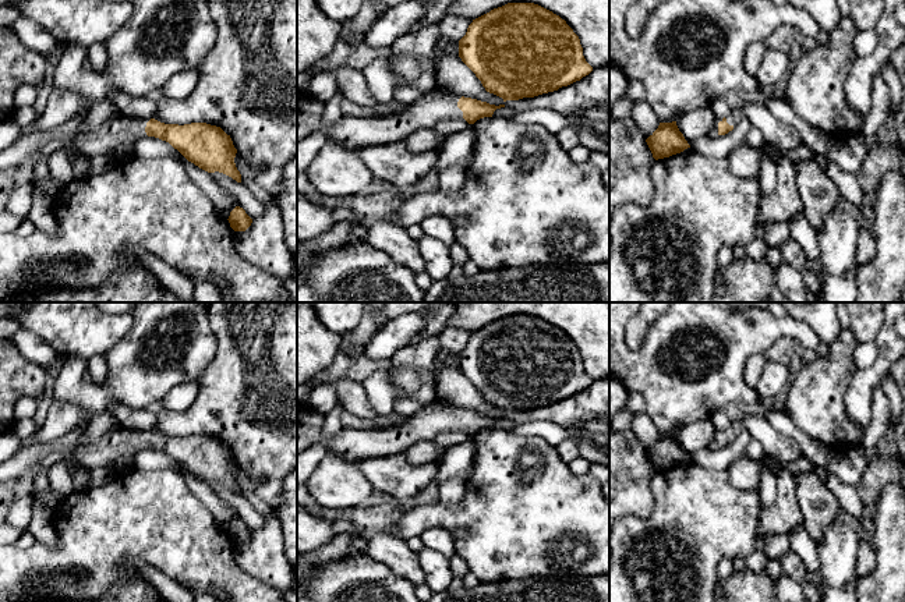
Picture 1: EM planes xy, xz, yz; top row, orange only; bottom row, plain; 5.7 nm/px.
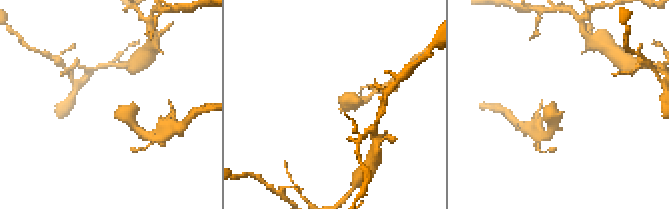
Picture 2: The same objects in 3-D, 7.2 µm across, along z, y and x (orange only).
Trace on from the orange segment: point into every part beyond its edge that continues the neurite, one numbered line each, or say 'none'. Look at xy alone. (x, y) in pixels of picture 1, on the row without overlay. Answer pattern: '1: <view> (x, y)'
1: xy (122, 442)

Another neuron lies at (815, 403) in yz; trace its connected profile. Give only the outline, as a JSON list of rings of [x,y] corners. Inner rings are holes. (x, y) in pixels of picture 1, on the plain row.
[[[841,329],[832,344],[821,348],[821,354],[816,360],[803,364],[785,393],[784,412],[795,428],[835,453],[860,446],[865,433],[865,429],[849,418],[844,401],[858,371],[853,358],[856,346],[858,341],[851,329]]]

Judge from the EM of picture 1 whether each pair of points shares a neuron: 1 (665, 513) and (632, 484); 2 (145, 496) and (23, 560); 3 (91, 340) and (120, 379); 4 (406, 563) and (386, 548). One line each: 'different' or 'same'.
1: different
2: same
3: different
4: same

